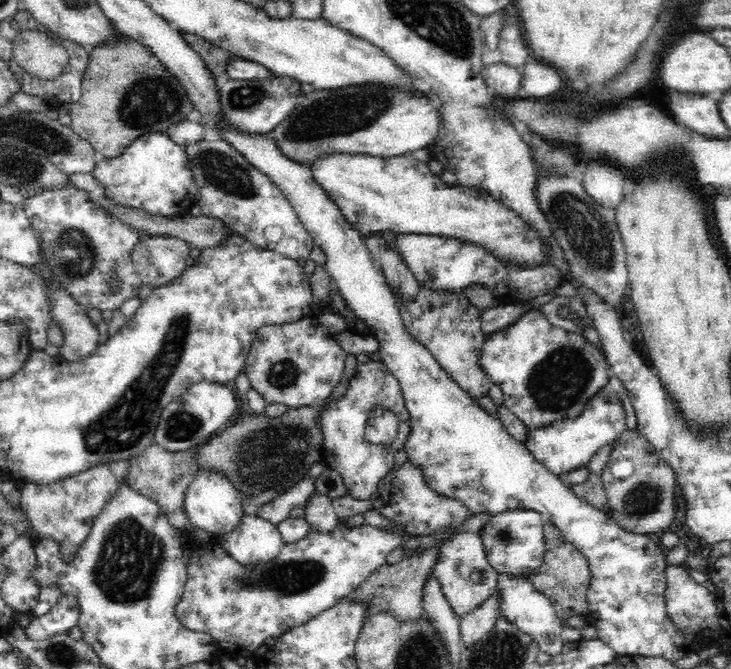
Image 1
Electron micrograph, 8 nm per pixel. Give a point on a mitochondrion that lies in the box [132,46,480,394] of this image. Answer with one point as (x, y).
(356, 109)

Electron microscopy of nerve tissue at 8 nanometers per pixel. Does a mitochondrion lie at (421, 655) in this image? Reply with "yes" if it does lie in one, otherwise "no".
yes

